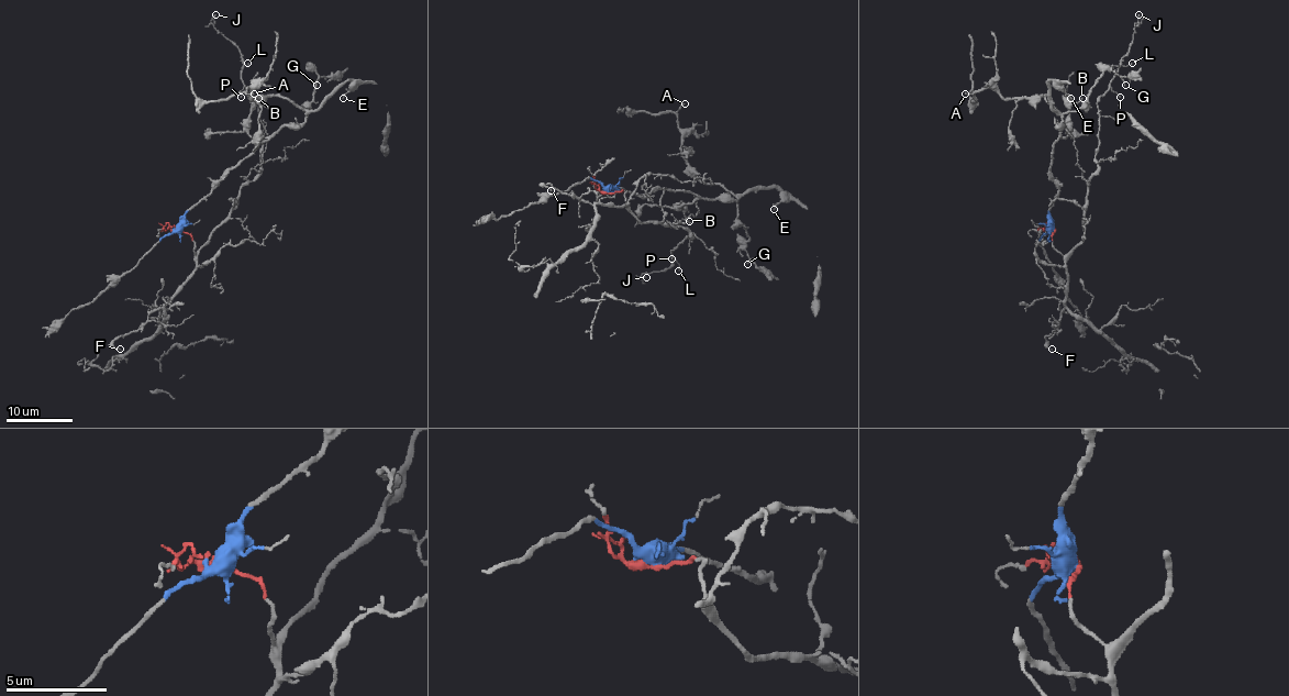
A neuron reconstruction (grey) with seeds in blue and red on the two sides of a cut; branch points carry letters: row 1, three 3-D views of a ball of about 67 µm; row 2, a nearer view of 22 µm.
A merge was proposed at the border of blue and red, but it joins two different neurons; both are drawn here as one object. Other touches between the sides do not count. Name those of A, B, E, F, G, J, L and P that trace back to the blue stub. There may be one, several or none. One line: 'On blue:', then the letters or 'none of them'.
On blue: A, B, E, G

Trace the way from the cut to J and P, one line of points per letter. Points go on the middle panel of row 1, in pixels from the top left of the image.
J: (606, 191), (623, 189), (625, 206), (642, 222), (681, 225), (695, 238), (671, 251), (669, 267), (646, 277)
P: (606, 191), (623, 189), (625, 206), (642, 222), (681, 225), (695, 238), (689, 235), (675, 249), (671, 258)

